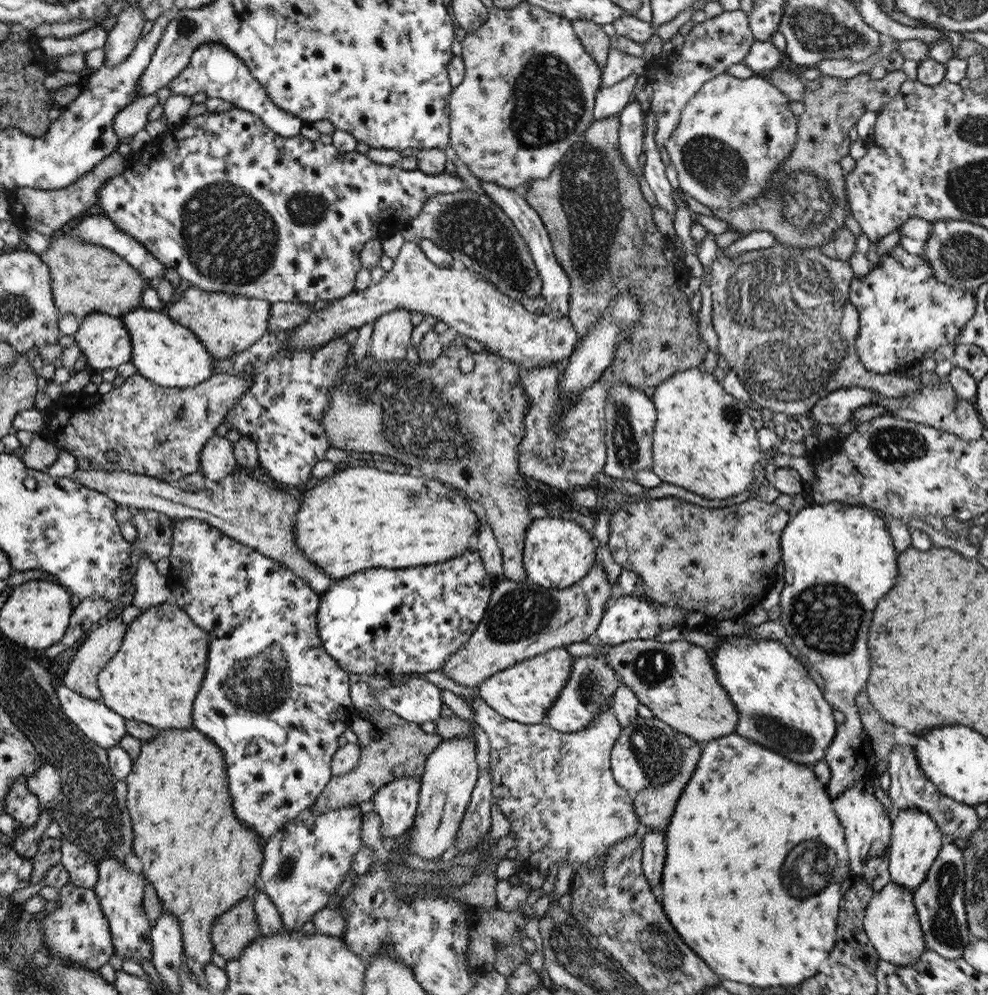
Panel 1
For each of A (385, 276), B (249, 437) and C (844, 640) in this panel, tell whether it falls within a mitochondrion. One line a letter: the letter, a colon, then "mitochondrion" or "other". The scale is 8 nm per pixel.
A: other
B: other
C: mitochondrion

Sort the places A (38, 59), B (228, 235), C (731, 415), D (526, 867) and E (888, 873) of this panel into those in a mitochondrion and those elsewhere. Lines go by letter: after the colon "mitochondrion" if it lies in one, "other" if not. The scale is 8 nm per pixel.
A: other
B: mitochondrion
C: mitochondrion
D: other
E: other

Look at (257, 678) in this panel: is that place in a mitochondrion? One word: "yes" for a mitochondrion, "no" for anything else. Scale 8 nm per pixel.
yes

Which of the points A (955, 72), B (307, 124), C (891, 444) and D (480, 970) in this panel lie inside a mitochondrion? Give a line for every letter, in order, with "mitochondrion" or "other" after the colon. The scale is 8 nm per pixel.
A: other
B: other
C: mitochondrion
D: other

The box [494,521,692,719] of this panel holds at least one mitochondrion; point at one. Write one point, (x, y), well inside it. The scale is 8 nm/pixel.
(653, 667)

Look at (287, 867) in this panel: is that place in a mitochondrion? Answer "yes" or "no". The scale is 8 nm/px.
yes

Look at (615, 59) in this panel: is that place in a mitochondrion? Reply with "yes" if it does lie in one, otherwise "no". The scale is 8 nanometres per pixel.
no

